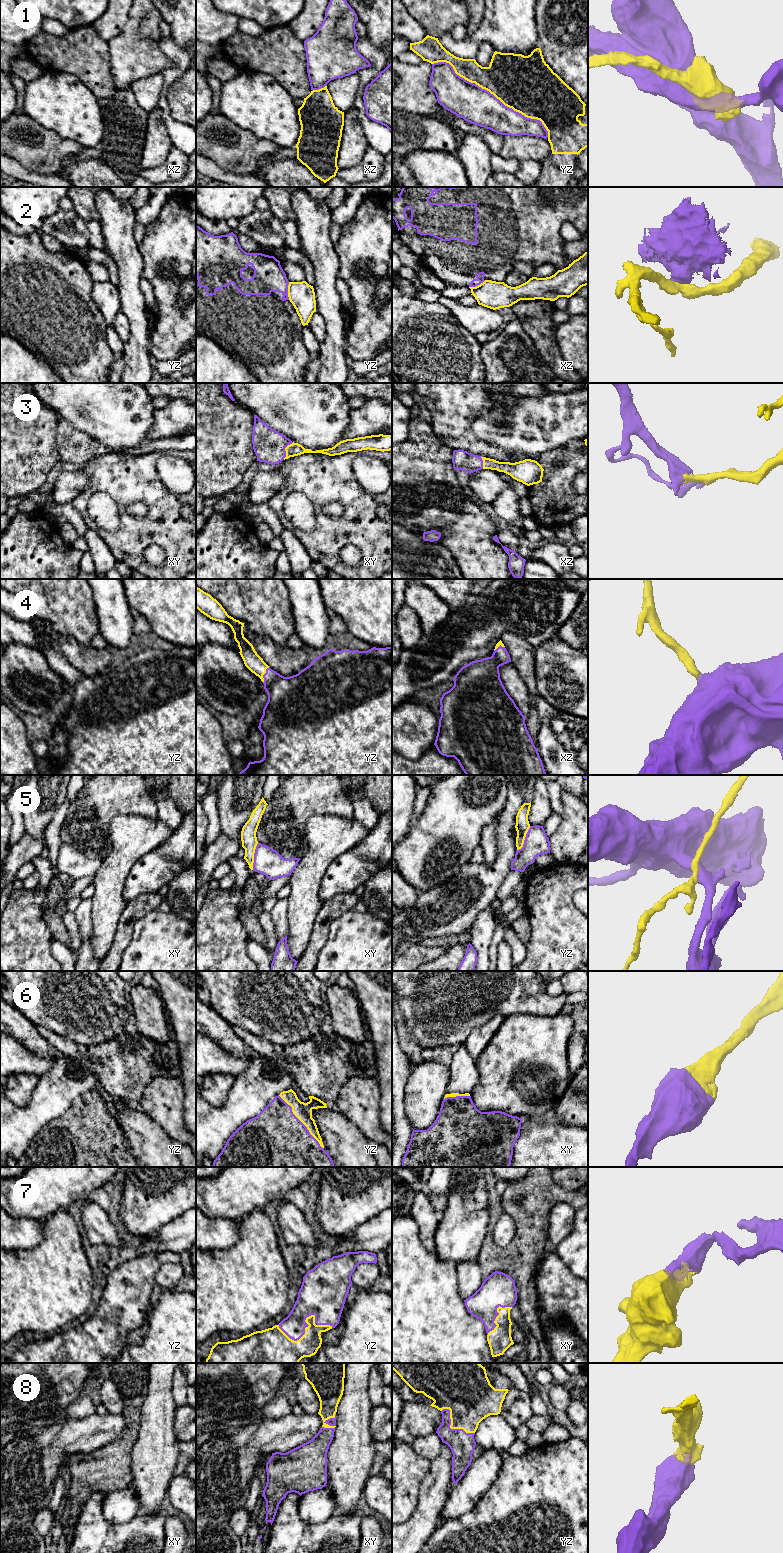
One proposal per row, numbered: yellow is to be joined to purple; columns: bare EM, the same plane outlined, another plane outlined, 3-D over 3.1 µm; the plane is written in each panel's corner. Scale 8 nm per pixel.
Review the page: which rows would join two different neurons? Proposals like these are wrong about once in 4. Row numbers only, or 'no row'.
1, 2, 5

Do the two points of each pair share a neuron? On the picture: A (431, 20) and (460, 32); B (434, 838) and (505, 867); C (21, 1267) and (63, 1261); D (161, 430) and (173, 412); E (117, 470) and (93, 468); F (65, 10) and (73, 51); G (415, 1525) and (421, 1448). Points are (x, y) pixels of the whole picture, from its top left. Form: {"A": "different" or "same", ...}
{"A": "different", "B": "different", "C": "same", "D": "same", "E": "same", "F": "different", "G": "different"}

